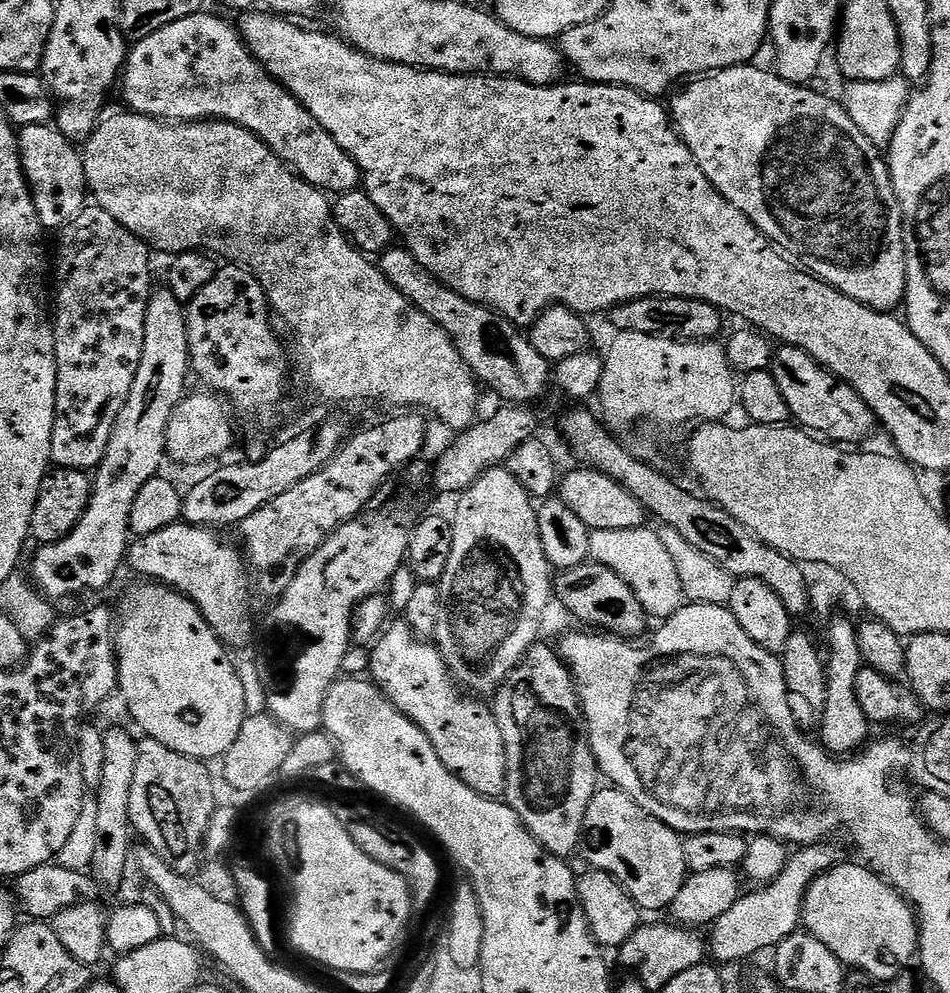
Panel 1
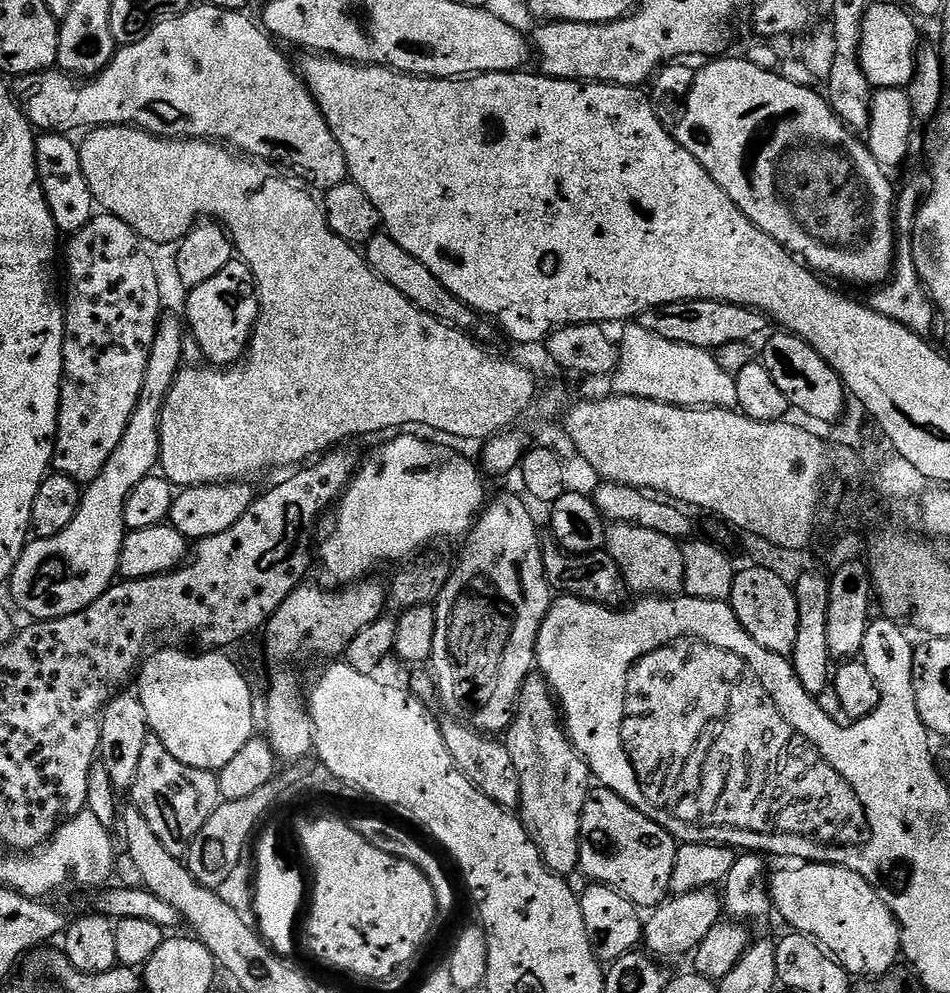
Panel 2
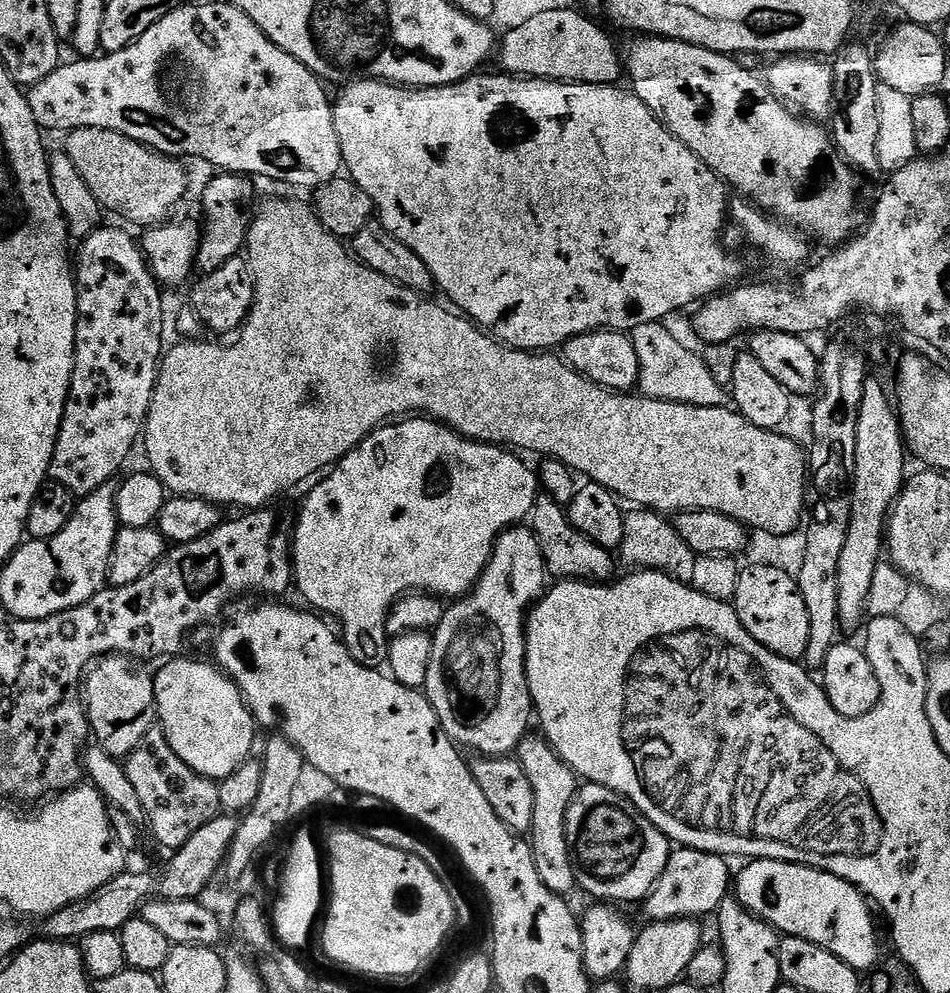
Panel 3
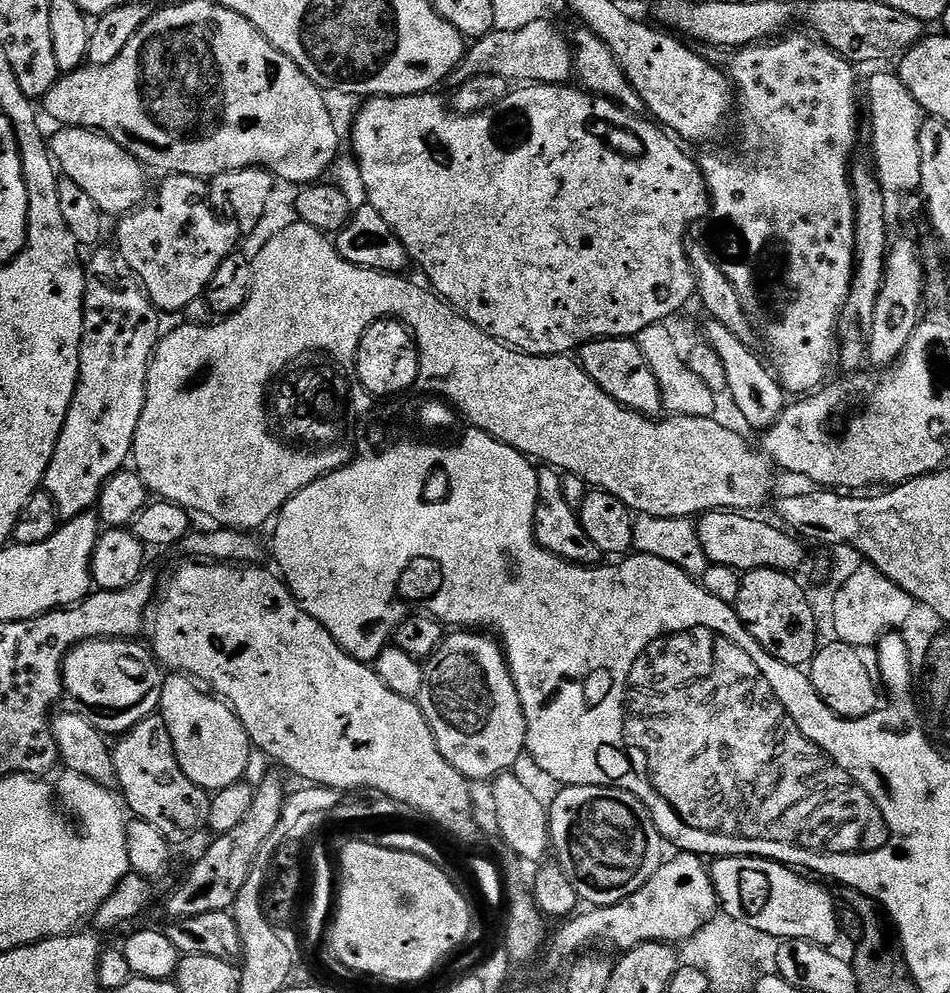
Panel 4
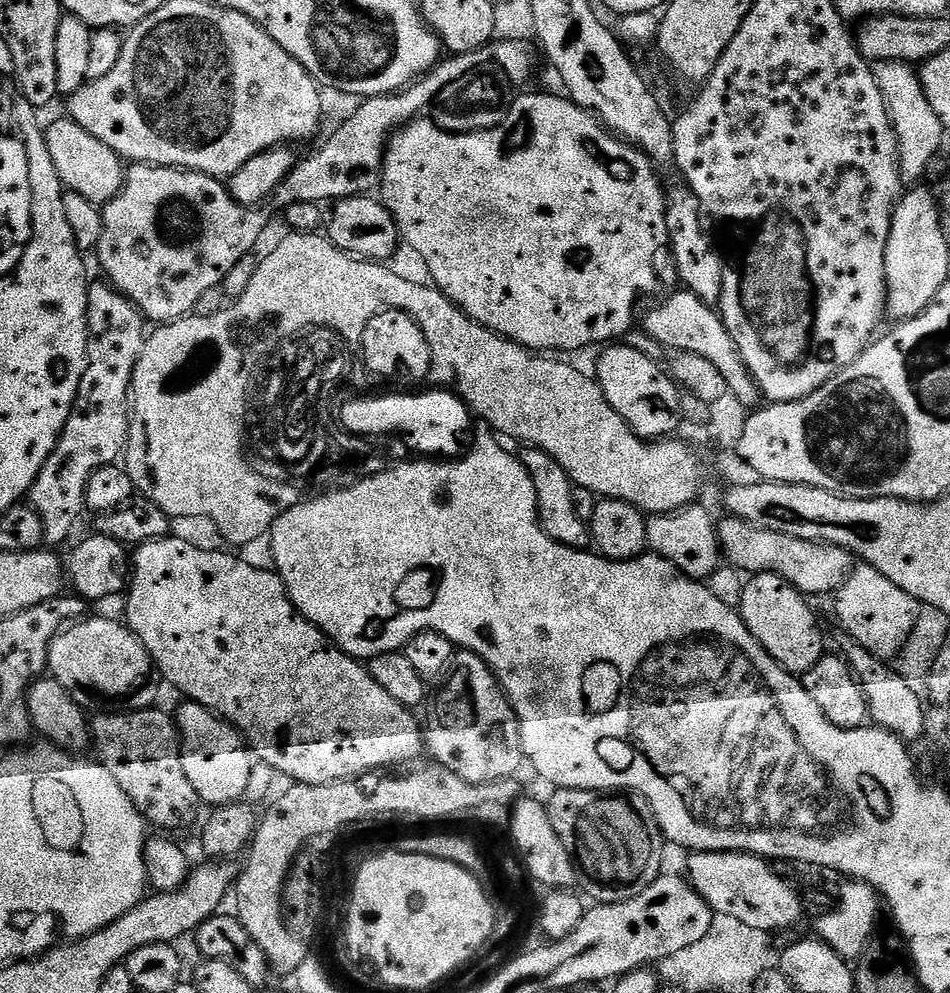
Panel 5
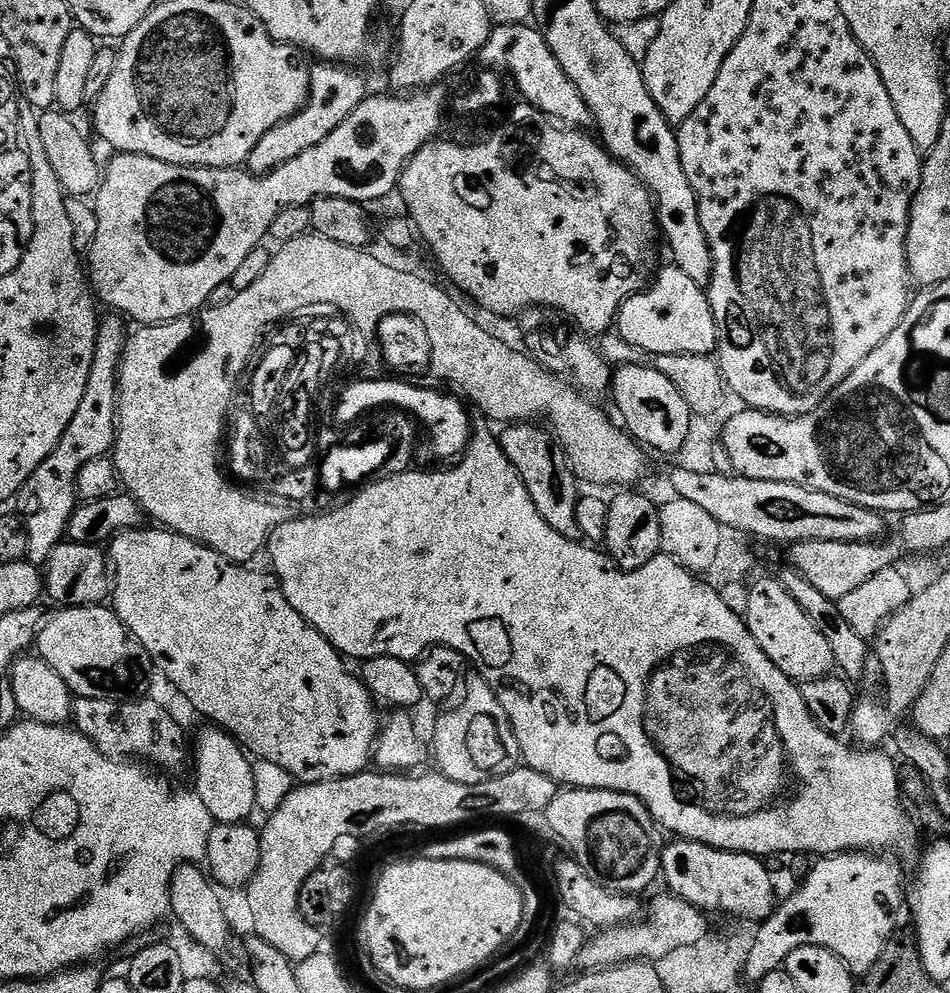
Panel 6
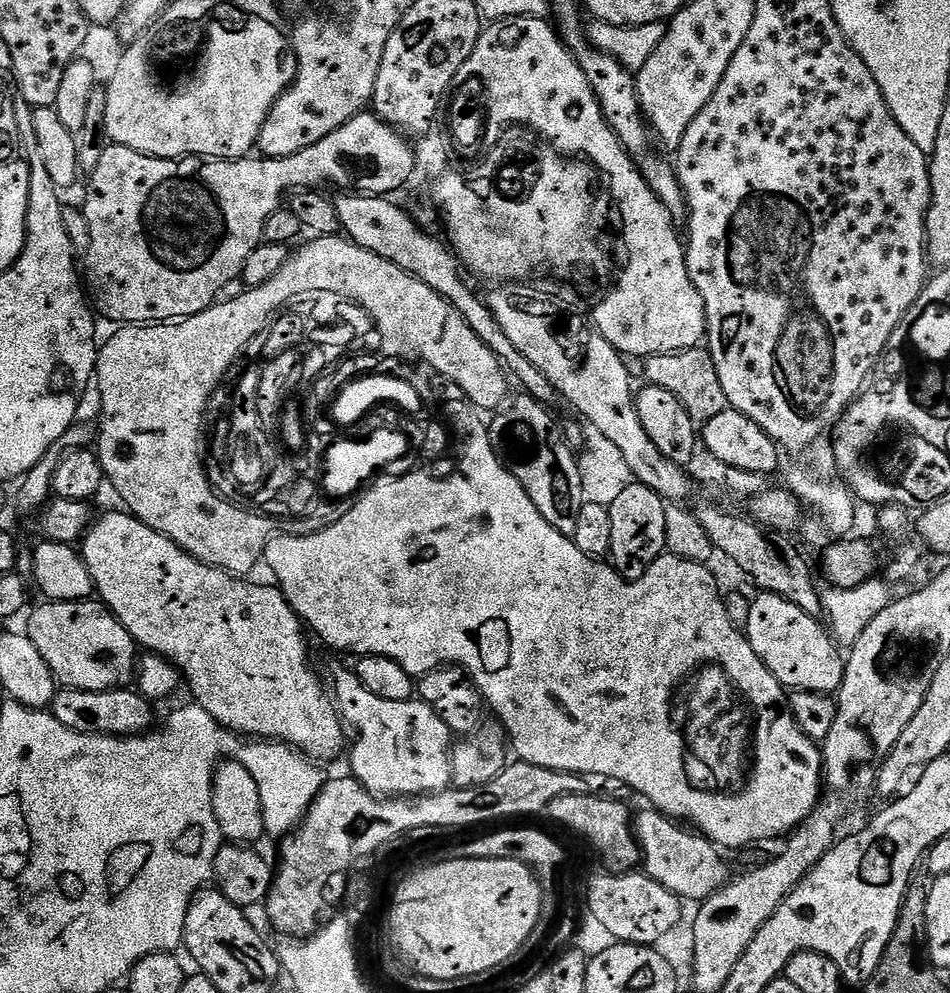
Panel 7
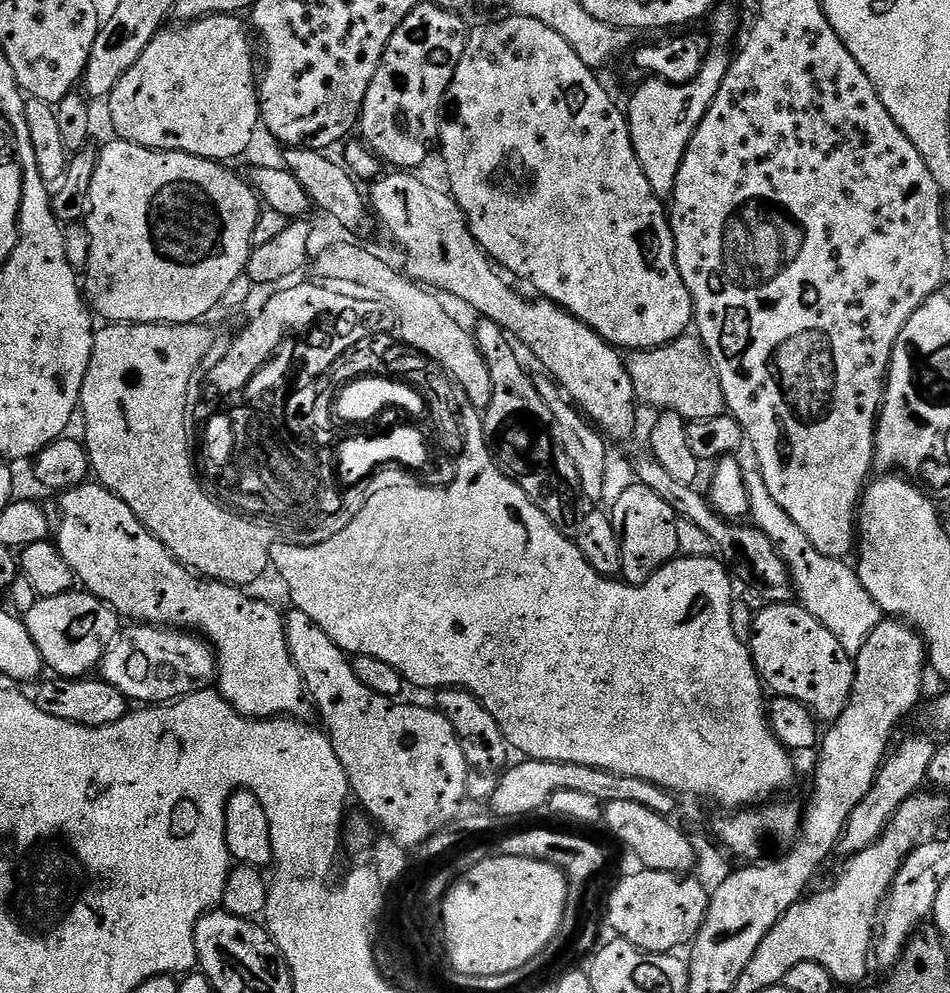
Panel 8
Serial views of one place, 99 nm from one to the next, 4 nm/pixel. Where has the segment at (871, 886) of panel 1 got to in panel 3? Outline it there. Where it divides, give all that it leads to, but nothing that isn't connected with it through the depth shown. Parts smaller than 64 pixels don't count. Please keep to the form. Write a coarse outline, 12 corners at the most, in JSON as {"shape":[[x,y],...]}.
{"shape":[[755,858],[746,911],[861,974],[877,967],[860,889],[805,864]]}

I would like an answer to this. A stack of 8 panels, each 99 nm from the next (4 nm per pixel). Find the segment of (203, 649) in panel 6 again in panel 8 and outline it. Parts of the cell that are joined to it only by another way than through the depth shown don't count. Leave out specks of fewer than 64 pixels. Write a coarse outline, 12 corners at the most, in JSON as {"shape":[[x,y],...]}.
{"shape":[[99,482],[59,497],[54,543],[129,621],[191,630],[220,696],[300,718],[286,616],[185,568]]}

